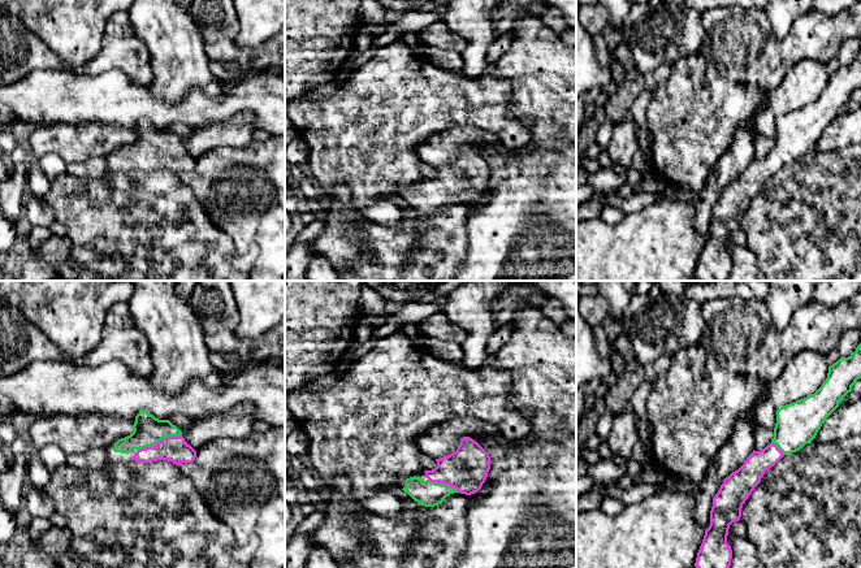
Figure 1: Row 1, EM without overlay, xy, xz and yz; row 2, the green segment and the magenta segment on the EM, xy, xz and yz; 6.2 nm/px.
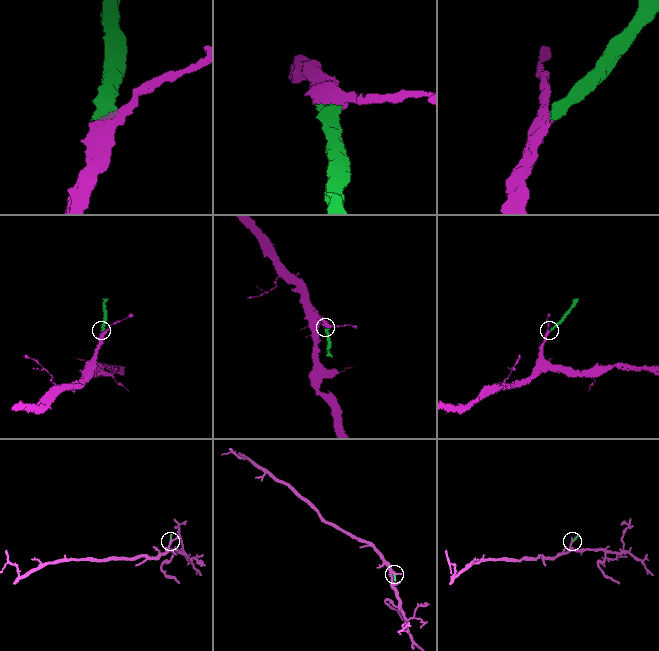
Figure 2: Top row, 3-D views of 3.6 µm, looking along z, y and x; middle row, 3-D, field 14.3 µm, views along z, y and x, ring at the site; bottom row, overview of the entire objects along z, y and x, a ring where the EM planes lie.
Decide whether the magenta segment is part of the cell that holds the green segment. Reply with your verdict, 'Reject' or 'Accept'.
Accept

